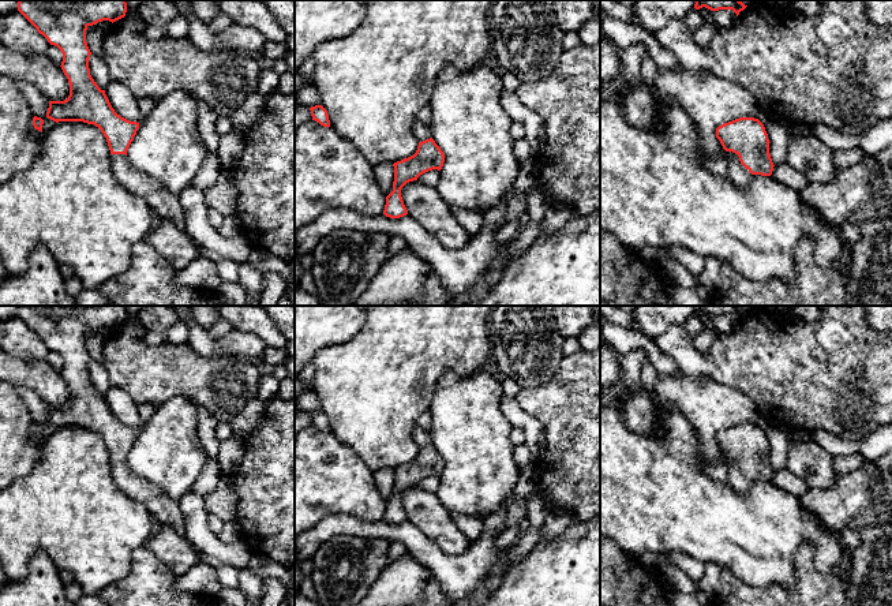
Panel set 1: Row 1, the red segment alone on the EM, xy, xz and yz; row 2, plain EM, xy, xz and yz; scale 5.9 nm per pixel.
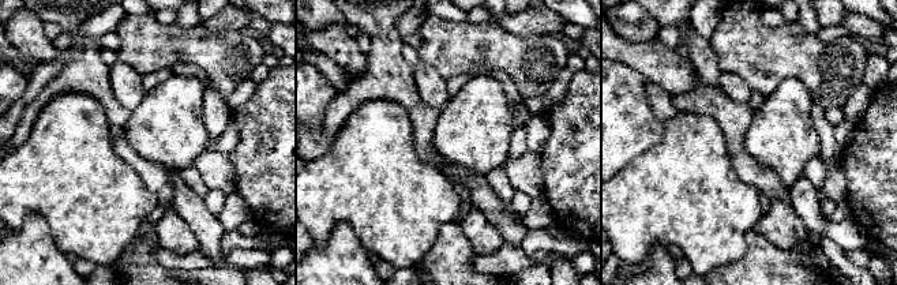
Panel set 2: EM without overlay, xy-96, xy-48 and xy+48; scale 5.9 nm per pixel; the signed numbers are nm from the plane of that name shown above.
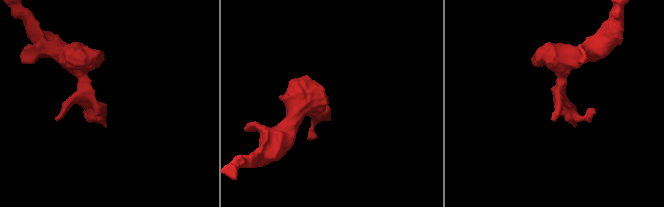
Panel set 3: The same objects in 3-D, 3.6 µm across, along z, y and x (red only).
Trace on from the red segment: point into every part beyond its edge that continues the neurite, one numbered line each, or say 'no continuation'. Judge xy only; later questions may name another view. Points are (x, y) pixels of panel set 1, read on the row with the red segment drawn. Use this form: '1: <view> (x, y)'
1: xy (168, 206)

